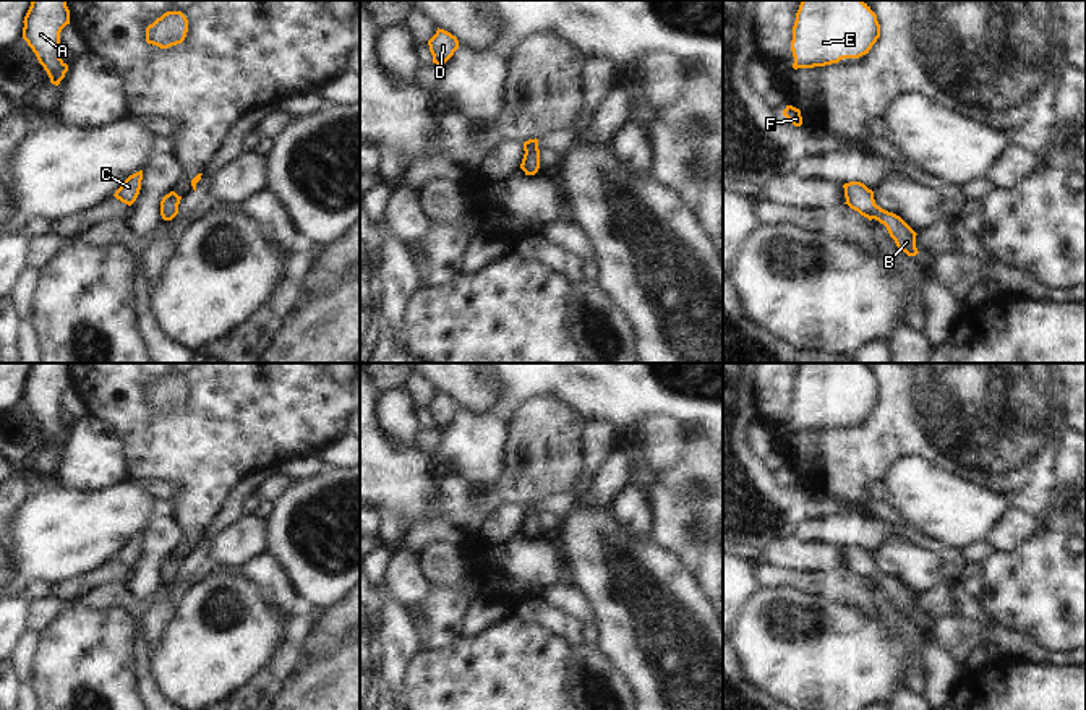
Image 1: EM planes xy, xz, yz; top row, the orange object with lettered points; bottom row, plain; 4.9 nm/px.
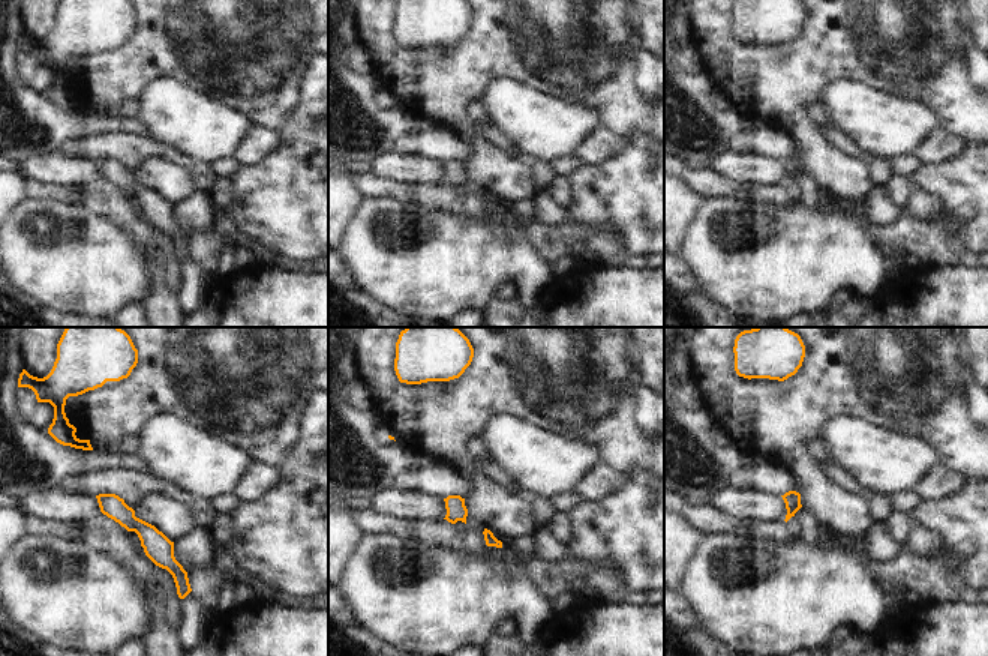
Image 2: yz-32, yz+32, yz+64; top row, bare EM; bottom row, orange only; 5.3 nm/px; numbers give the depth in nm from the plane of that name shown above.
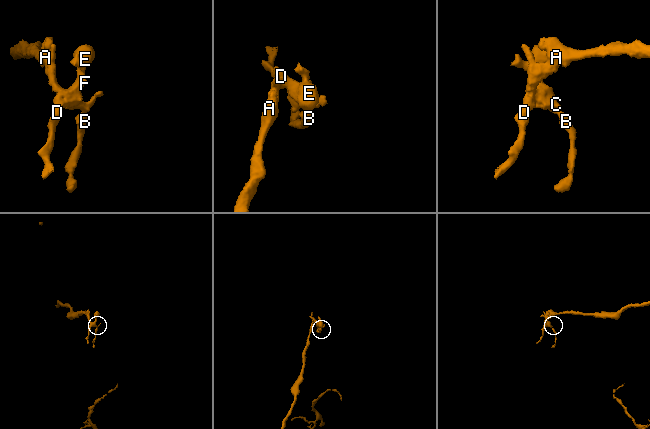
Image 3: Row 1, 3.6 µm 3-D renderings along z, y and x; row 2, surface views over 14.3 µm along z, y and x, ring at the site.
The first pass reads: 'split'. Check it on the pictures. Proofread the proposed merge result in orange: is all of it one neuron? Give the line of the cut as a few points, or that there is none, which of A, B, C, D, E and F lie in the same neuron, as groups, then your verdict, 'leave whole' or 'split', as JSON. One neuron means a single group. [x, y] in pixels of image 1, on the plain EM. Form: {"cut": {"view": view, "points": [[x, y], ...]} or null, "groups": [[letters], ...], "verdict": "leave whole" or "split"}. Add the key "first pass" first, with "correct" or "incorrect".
{"first pass": "incorrect", "cut": null, "groups": [["A", "B", "C", "D", "E", "F"]], "verdict": "leave whole"}

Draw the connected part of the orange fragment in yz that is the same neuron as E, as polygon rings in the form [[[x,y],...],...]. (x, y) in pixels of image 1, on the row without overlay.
[[[802,363],[793,389],[793,431],[859,421],[879,400],[877,378],[862,363]]]

